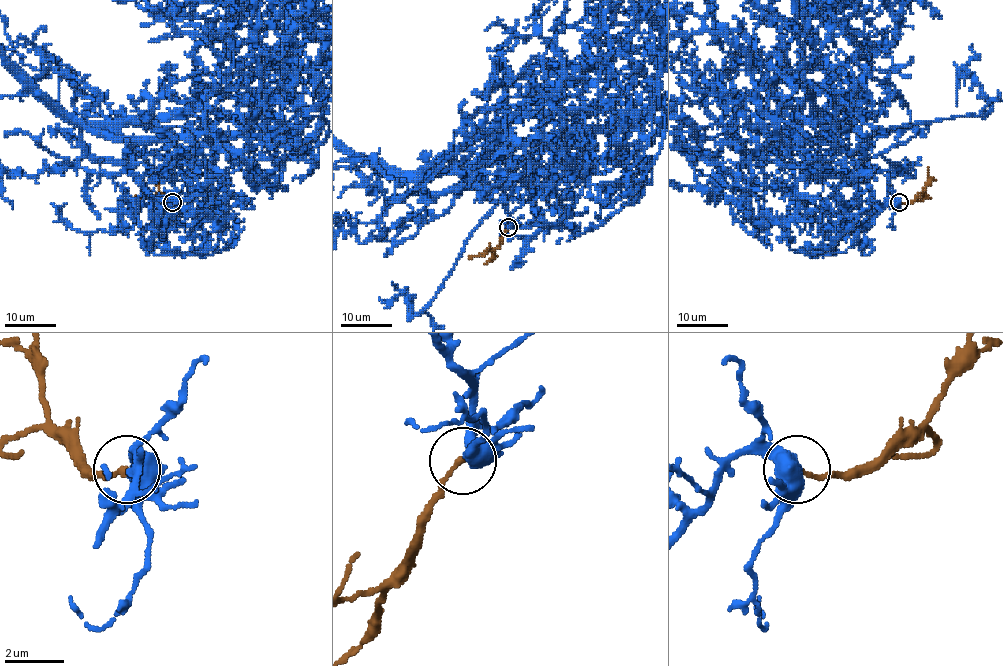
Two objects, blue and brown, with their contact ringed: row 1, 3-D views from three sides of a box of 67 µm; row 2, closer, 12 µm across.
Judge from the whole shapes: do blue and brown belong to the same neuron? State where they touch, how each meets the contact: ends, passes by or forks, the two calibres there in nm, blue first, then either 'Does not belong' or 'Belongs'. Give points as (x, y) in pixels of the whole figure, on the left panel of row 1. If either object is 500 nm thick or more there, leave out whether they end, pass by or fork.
Place: (172, 202). At the ring blue forks. At the ring brown ends. Thickness 420 nm (blue) against 180 nm. Does not belong

